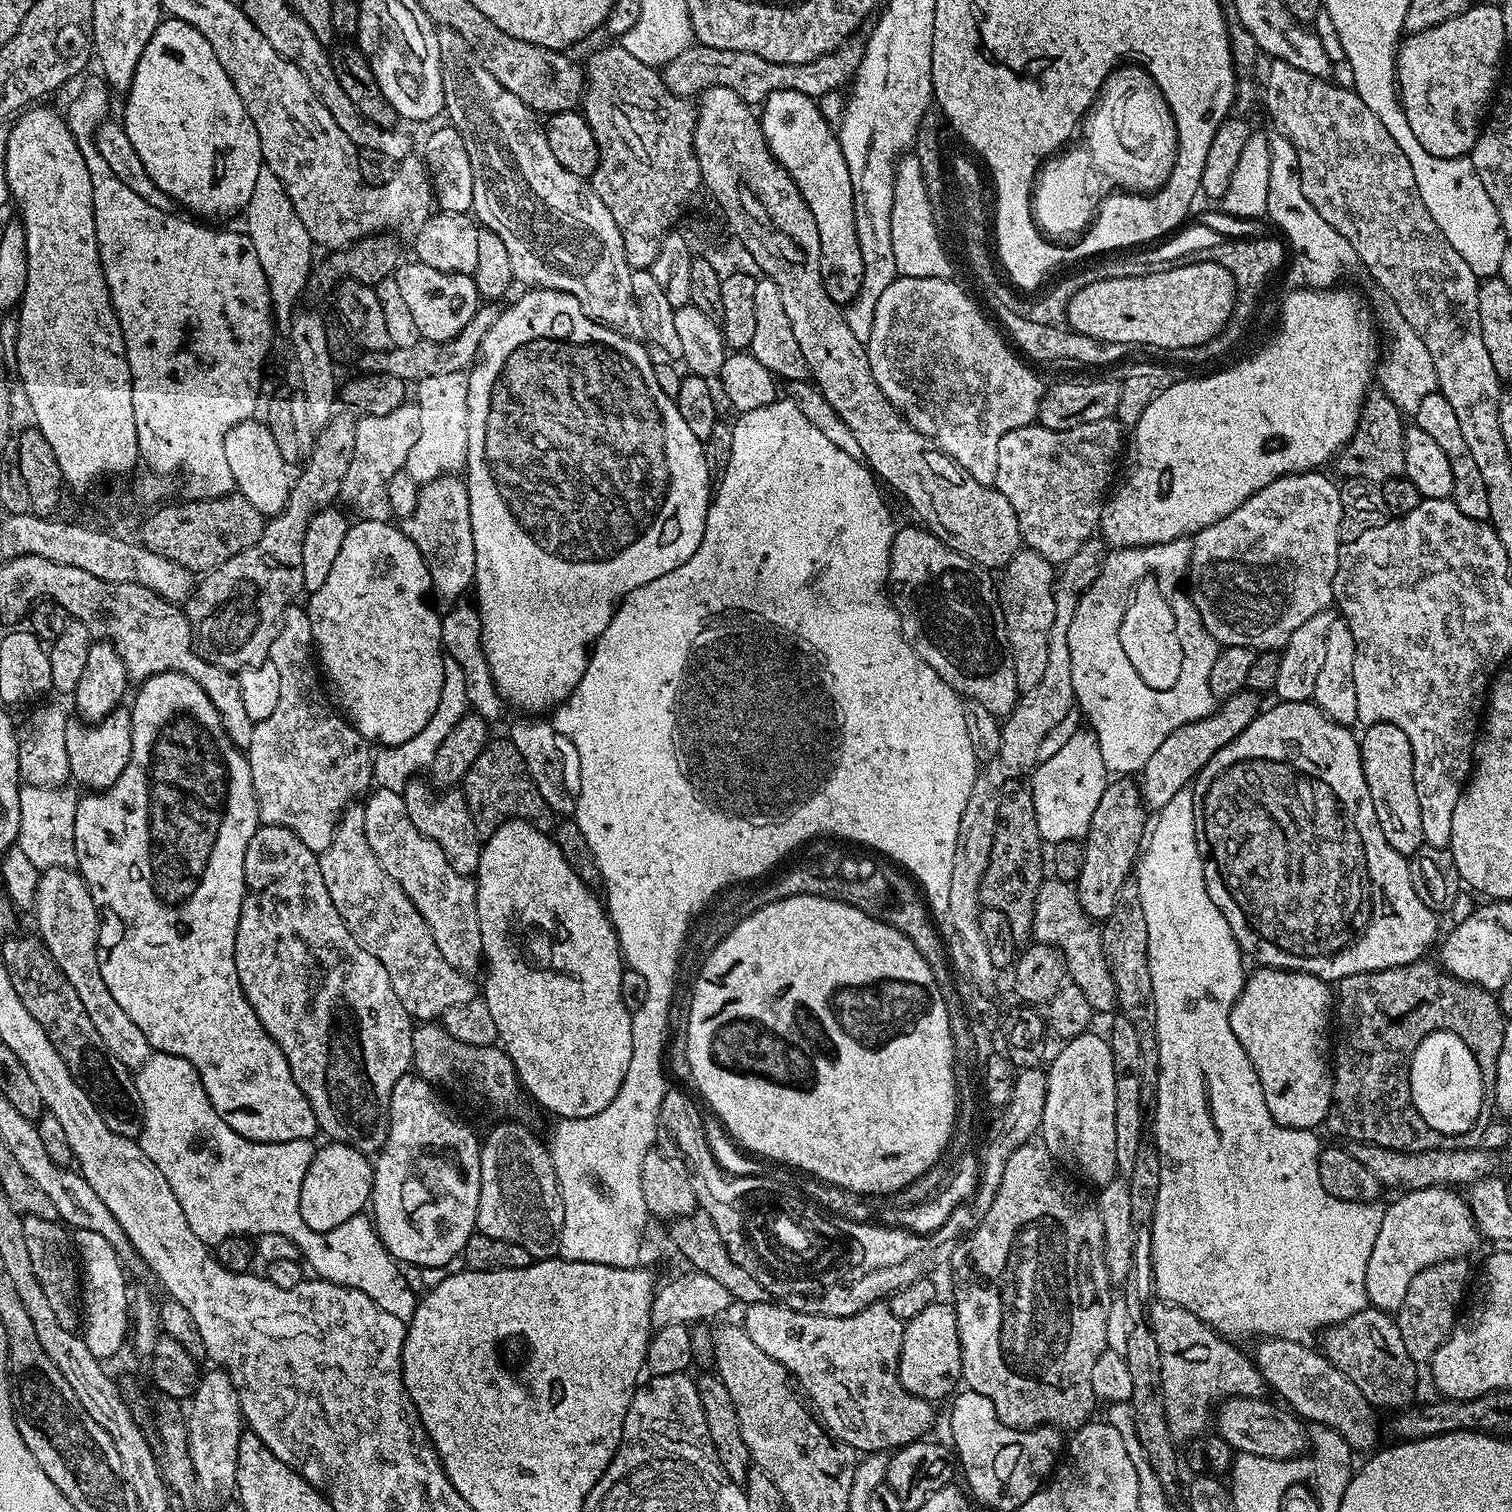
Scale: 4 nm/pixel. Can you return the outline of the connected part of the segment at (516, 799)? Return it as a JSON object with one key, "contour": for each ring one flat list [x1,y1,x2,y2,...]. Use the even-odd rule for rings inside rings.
{"contour":[[507,738,489,739,488,744,478,754,474,766,465,774,462,781,464,801,470,810,470,818,474,818,476,833,482,838,490,837,505,820,525,820,538,830,551,833,557,823,557,813,538,794,538,786,534,786,534,778,526,770,526,762,522,762,522,754,512,741]]}

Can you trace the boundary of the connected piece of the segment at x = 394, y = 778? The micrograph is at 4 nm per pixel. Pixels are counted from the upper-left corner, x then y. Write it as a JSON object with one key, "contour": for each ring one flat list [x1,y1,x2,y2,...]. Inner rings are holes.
{"contour":[[445,659,442,698,438,698,438,710,434,710,430,722,426,722,426,726,422,726,422,730,418,730,418,734,414,734,414,738,401,744,381,747,373,755,372,779,375,787,403,793,404,787,413,778,419,777,431,766,434,762,434,754,438,754,438,746,442,746,446,734,450,734,450,730,454,730,454,726,458,726,460,719,469,715,469,712,468,699,466,698,466,678,462,678,462,670,458,666,458,662]]}

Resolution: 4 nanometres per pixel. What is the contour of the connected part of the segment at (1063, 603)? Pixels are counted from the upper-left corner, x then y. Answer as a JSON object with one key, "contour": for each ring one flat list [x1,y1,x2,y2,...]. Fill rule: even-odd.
{"contour":[[1059,573,1053,583,1055,594,1054,623,1050,626,1047,636,1047,662,1045,673,1036,688,1021,695,1016,701,1012,713,1001,727,1001,740,997,754,988,762,981,765,974,782,971,783,970,795,966,807,962,810,961,820,976,820,976,816,994,816,1000,818,1001,790,1007,780,1021,779,1032,765,1038,762,1038,747,1042,739,1062,720,1071,713,1075,705,1073,694,1072,663,1069,658,1069,628,1074,618,1074,610,1080,601,1080,595,1085,591,1084,586,1074,586]]}

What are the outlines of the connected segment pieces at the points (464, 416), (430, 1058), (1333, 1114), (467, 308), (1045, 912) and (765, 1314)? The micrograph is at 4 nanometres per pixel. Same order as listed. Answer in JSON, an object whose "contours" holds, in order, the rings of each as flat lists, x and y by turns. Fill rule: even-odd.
{"contours":[[[464,372,438,374,434,378,422,378,415,388,414,400,420,405,422,430,403,471,423,486,439,476,459,473,468,463,468,378]],[[420,1022,412,1029,412,1068,415,1075,421,1076,423,1080,441,1082,448,1080,455,1074,456,1070,464,1074,464,1080,480,1096,485,1096,492,1104,504,1108,507,1104,512,1104,516,1100,516,1095,521,1095,520,1080,516,1076,516,1067,507,1052,500,1046,489,1046,478,1048,474,1044,457,1040,447,1028,436,1022]],[[1421,958,1415,964,1403,964,1397,968,1387,968,1386,970,1378,970,1377,972,1350,974,1346,978,1339,980,1338,995,1334,1000,1334,1051,1330,1056,1330,1063,1332,1065,1332,1109,1328,1112,1328,1119,1326,1121,1326,1128,1329,1128,1334,1135,1349,1136,1347,1139,1352,1142,1377,1144,1383,1148,1393,1148,1399,1152,1425,1152,1426,1150,1438,1150,1439,1148,1442,1150,1454,1150,1455,1148,1469,1147,1470,1140,1468,1140,1469,1137,1467,1135,1444,1136,1433,1128,1423,1126,1412,1128,1411,1120,1414,1120,1414,1109,1412,1107,1410,1086,1408,1085,1410,1062,1412,1061,1414,1050,1418,1050,1422,1038,1426,1038,1431,1032,1437,1032,1440,1028,1444,1028,1447,1032,1458,1034,1458,1038,1462,1038,1470,1046,1470,1050,1478,1062,1478,1070,1482,1070,1482,1086,1485,1093,1495,1093,1496,1067,1498,1066,1498,1054,1502,1050,1502,1034,1504,1033,1506,1017,1500,1011,1499,999,1493,993,1488,992,1485,988,1479,988,1476,984,1468,984,1465,980,1459,980,1456,976,1452,976,1450,973,1441,970,1435,963,1433,963,1434,965,1427,964,1426,961,1427,959]],[[415,258,409,260,409,264,401,263,397,267,394,278,414,317,414,323,418,325,421,337,441,344,466,330,466,322,470,322,482,306,475,279,457,272,434,270,434,266,426,266]],[[1045,878,1034,902,1032,936,1035,943,1048,944,1064,957,1066,976,1086,994,1086,1002,1097,1012,1108,1012,1117,1007,1116,980,1106,962,1104,947,1100,945,1102,932,1080,905,1080,896,1071,883]],[[780,1302,749,1304,743,1311,742,1327,750,1342,754,1342,762,1354,784,1365,791,1379,804,1387,803,1395,810,1404,812,1399,811,1407,818,1413,824,1427,837,1440,856,1449,857,1453,888,1452,904,1448,916,1440,925,1439,931,1433,928,1431,932,1428,933,1405,912,1396,900,1381,900,1351,905,1321,898,1319,888,1309,887,1303,870,1304,860,1313,849,1317,818,1316,815,1312,789,1308]]]}

